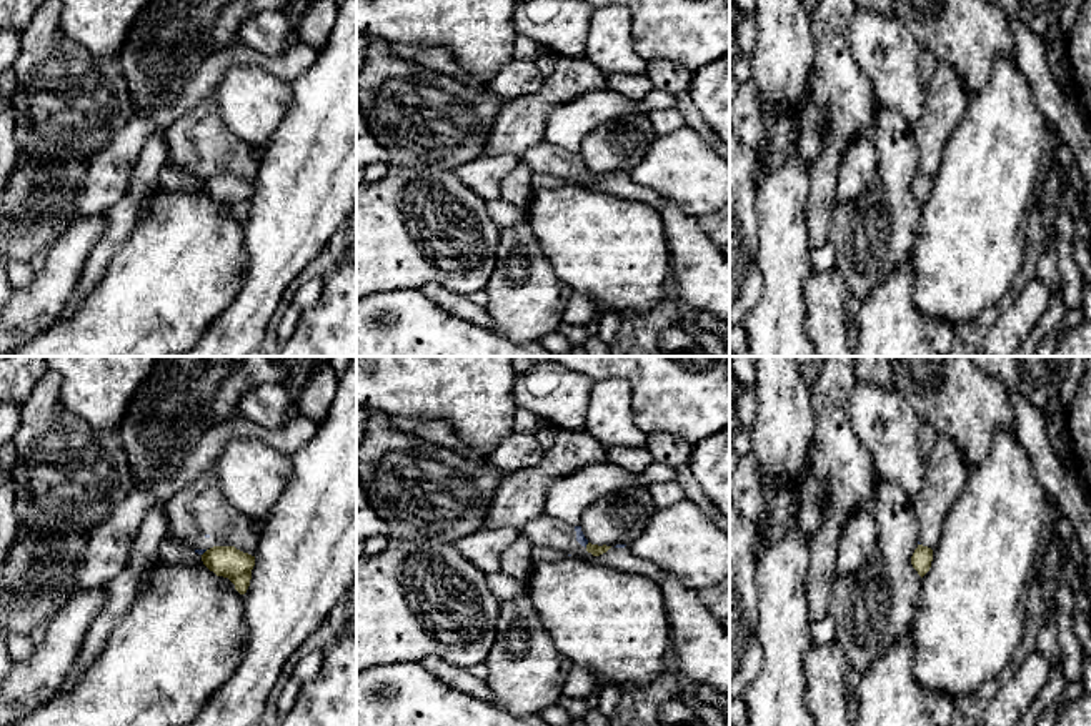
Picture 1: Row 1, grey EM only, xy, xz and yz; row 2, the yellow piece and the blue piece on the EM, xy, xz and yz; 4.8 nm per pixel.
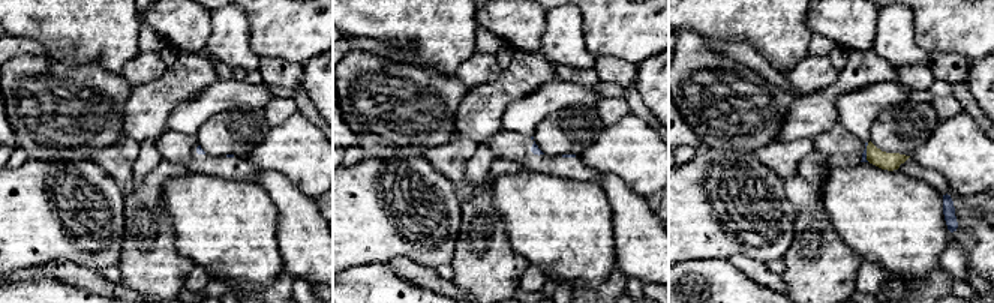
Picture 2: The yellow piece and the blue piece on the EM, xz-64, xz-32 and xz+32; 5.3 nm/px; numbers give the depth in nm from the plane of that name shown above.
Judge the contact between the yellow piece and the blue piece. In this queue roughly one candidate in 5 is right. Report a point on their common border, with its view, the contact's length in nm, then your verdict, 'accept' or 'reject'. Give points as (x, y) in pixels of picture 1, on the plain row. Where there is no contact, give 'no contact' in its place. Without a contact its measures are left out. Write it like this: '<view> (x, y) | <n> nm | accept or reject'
xy (204, 180) | 40 nm | reject

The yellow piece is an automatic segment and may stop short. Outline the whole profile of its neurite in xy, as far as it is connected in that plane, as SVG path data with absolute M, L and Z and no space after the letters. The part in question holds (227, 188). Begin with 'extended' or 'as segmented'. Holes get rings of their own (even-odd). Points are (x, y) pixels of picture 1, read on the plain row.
as segmented; M213 173L202 182L202 188L217 203L228 205L240 221L247 220L255 183L243 180L235 173Z

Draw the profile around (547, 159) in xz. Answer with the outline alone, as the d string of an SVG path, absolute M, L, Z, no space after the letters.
M546 140L526 150L526 153L520 157L520 163L531 168L533 173L563 177L568 183L576 183L598 193L620 196L630 201L643 201L656 210L661 205L661 196L653 188L635 183L626 172L611 173L606 180L593 183L586 178L588 167L581 153L573 155Z

